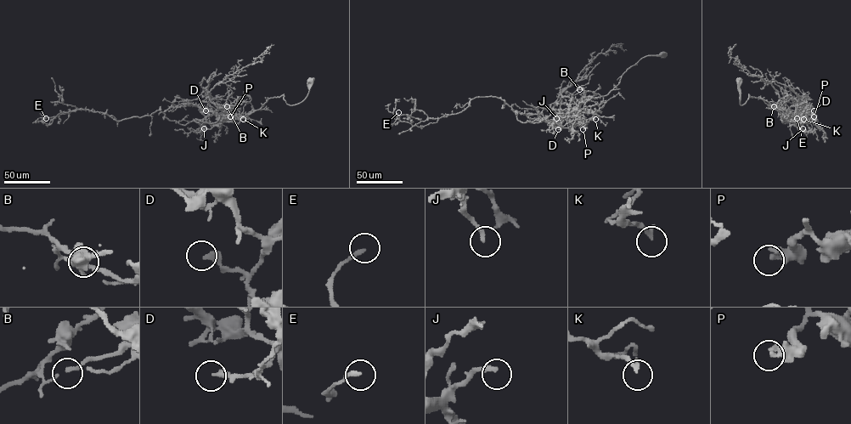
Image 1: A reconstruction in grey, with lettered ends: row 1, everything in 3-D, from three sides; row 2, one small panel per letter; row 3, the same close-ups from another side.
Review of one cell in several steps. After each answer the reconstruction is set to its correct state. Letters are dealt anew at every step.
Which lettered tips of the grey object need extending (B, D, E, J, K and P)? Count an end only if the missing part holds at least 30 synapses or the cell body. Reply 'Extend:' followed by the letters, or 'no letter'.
Extend: no letter

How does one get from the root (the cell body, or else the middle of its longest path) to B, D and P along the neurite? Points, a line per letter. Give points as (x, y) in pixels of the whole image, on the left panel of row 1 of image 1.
B: (310, 80), (307, 96), (295, 104), (288, 104), (283, 94), (271, 98), (240, 120), (227, 106)
D: (310, 80), (307, 96), (295, 104), (288, 104), (283, 94), (271, 98), (259, 109), (232, 121), (205, 110)
P: (310, 80), (307, 96), (299, 103), (288, 104), (283, 94), (269, 98), (245, 117), (227, 121), (230, 116)

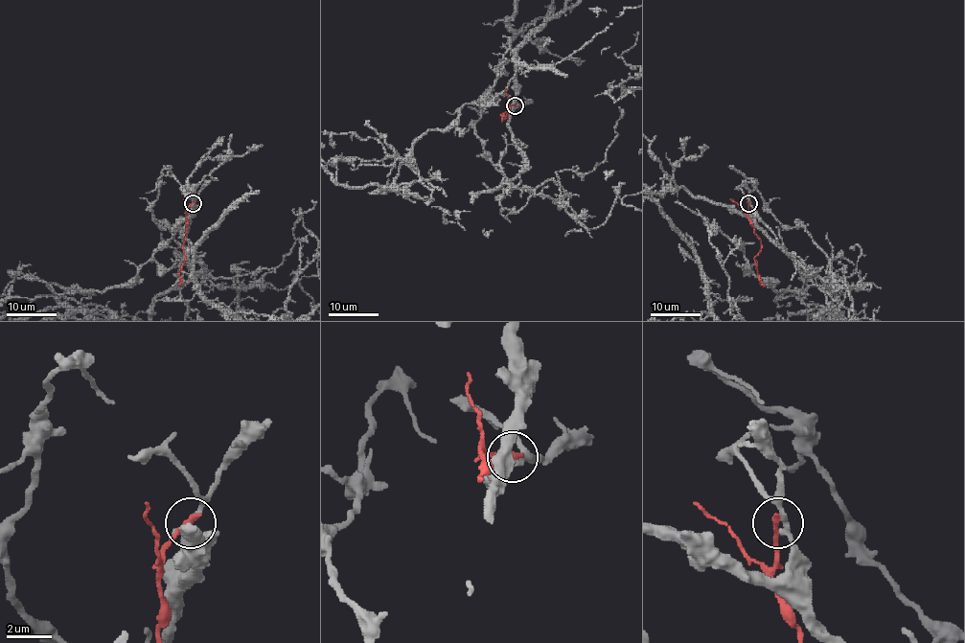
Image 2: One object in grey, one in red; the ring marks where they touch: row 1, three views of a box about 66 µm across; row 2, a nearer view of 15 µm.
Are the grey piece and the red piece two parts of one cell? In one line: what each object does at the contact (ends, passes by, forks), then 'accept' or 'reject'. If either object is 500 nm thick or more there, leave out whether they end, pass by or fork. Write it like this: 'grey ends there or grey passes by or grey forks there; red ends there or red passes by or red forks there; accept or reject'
grey passes by; red ends there; reject

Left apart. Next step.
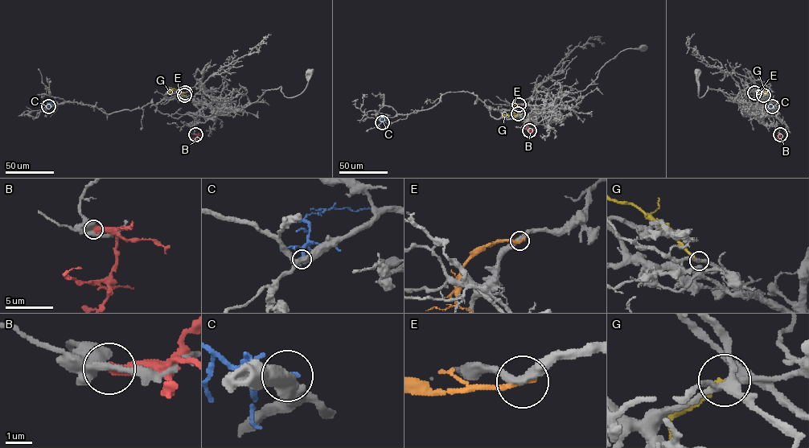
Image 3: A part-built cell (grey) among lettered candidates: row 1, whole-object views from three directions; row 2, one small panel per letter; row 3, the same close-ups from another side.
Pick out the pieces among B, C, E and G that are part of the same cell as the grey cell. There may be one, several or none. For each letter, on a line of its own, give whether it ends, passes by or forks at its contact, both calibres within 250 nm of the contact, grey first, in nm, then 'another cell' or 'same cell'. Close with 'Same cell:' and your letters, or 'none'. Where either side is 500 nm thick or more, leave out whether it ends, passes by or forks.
B: it ends | 460/440 nm | another cell
C: 550/280 nm | another cell
E: it ends | 320/240 nm | another cell
G: it ends | 200/240 nm | same cell
Same cell: G

